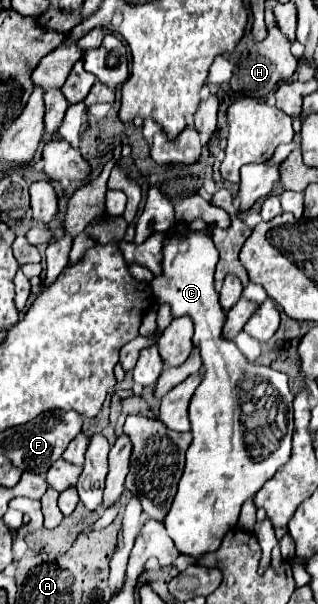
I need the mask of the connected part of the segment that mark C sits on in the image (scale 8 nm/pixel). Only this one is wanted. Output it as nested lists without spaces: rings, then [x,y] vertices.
[[[212,222],[202,230],[166,230],[162,274],[150,282],[156,302],[168,304],[172,318],[192,318],[192,342],[202,356],[202,382],[188,408],[192,444],[186,450],[186,466],[176,498],[164,520],[176,548],[190,556],[218,550],[224,534],[236,526],[240,506],[288,462],[292,446],[290,410],[294,394],[288,388],[288,376],[268,366],[250,364],[236,344],[222,336],[226,314],[218,304],[214,285],[218,262],[218,250],[210,238],[214,228],[216,224]]]

